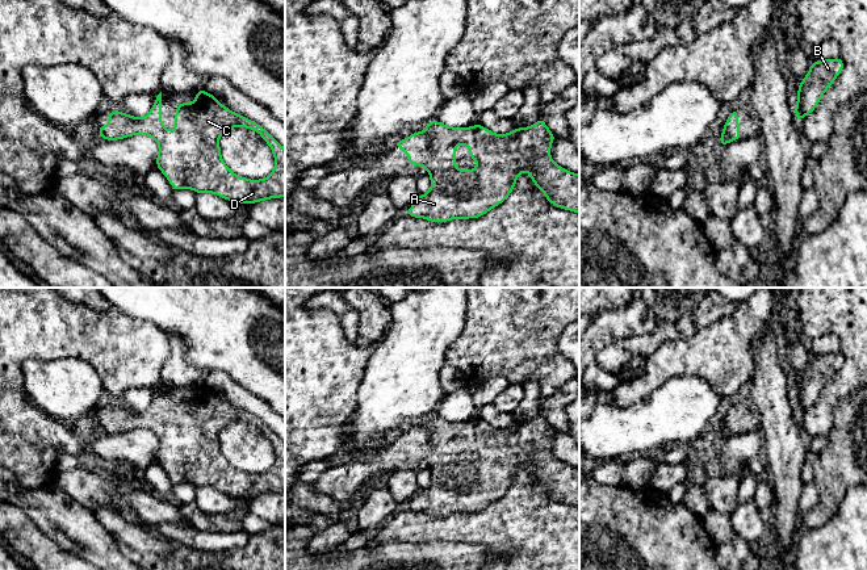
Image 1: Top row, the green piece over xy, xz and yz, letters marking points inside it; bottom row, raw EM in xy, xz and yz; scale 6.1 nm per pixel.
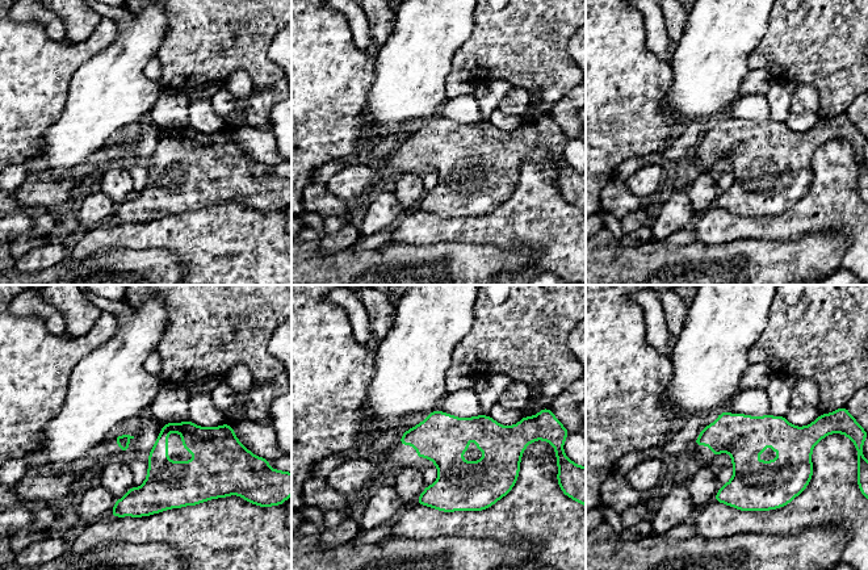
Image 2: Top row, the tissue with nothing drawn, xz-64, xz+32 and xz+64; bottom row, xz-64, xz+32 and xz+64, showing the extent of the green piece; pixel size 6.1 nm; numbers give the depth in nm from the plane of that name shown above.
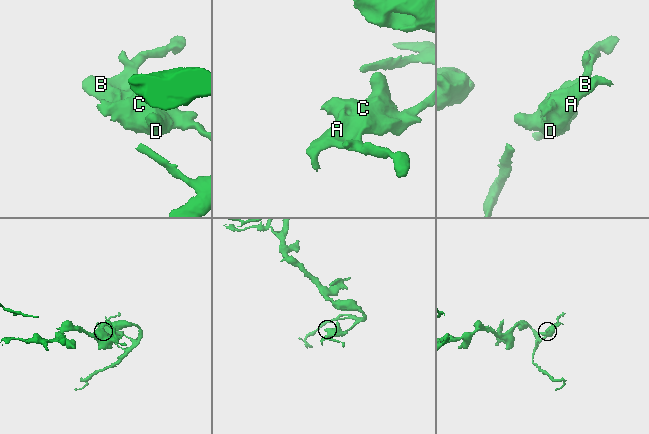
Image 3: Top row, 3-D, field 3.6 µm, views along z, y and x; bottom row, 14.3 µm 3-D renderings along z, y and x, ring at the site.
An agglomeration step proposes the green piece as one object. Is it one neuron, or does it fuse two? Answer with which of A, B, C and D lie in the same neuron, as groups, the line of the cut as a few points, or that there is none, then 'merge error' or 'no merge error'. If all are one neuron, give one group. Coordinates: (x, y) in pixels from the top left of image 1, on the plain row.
A B C D; no cut; no merge error

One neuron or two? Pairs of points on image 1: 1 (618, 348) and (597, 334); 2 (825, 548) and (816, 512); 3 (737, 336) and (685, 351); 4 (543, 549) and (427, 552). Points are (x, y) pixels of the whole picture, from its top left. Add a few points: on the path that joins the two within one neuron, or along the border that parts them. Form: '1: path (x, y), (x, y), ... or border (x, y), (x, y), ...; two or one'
1: border (643, 335), (631, 335), (612, 342), (593, 361); two
2: border (840, 503), (836, 512), (822, 526), (808, 529); two
3: path (724, 347), (720, 351), (698, 351); one
4: border (460, 543), (480, 543), (493, 556); two

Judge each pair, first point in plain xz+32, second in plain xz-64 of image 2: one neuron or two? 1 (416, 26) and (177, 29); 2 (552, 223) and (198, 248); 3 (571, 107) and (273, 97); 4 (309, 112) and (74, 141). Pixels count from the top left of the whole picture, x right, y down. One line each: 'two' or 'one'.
1: two
2: one
3: one
4: two

